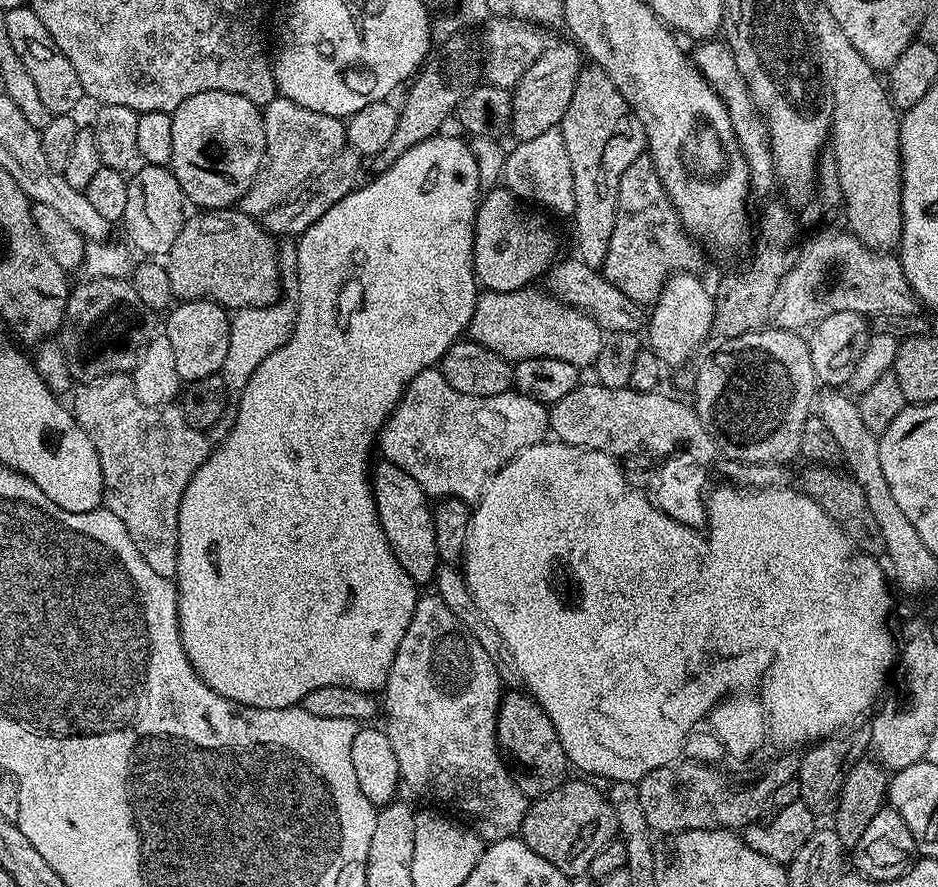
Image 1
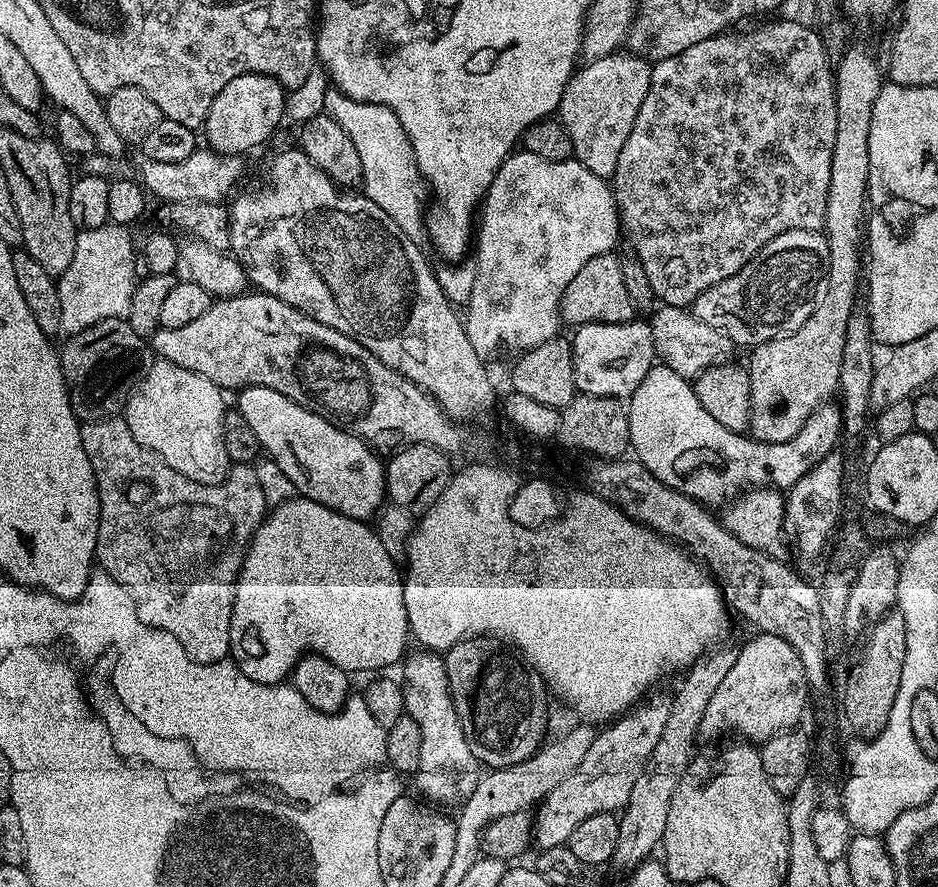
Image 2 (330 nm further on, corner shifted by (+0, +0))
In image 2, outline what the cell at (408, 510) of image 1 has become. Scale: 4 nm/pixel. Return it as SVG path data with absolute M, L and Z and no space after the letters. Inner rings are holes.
M261 384L239 389L238 411L246 418L254 438L258 438L267 459L273 460L294 482L297 493L318 502L346 518L371 521L385 507L385 461L379 460L377 449L360 440L346 428L332 423L327 416L298 406L286 394Z

